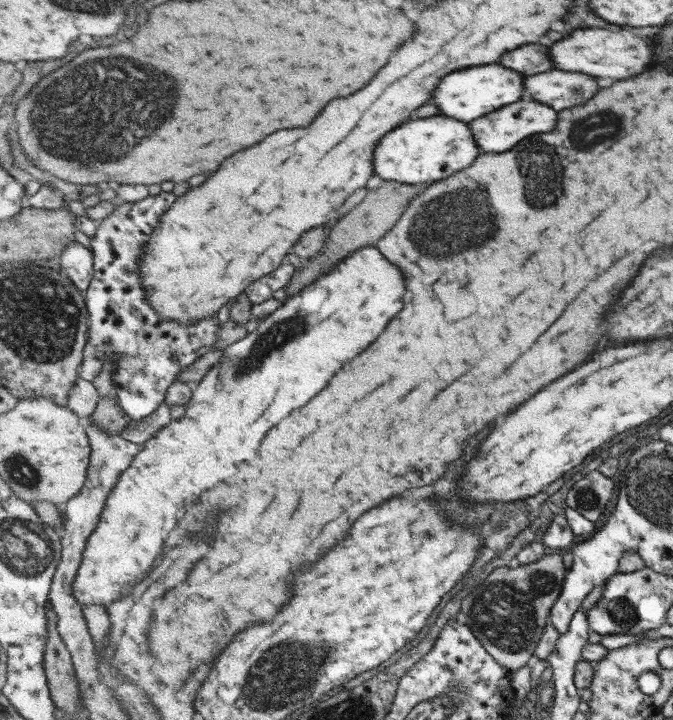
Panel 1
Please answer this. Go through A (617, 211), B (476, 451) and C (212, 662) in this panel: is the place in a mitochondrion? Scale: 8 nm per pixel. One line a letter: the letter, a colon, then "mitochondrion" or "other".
A: other
B: other
C: other

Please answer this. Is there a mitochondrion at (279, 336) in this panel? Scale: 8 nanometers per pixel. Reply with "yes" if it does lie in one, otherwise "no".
yes

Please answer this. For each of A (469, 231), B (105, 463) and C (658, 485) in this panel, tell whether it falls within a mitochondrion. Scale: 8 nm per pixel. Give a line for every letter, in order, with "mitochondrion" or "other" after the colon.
A: mitochondrion
B: other
C: mitochondrion

